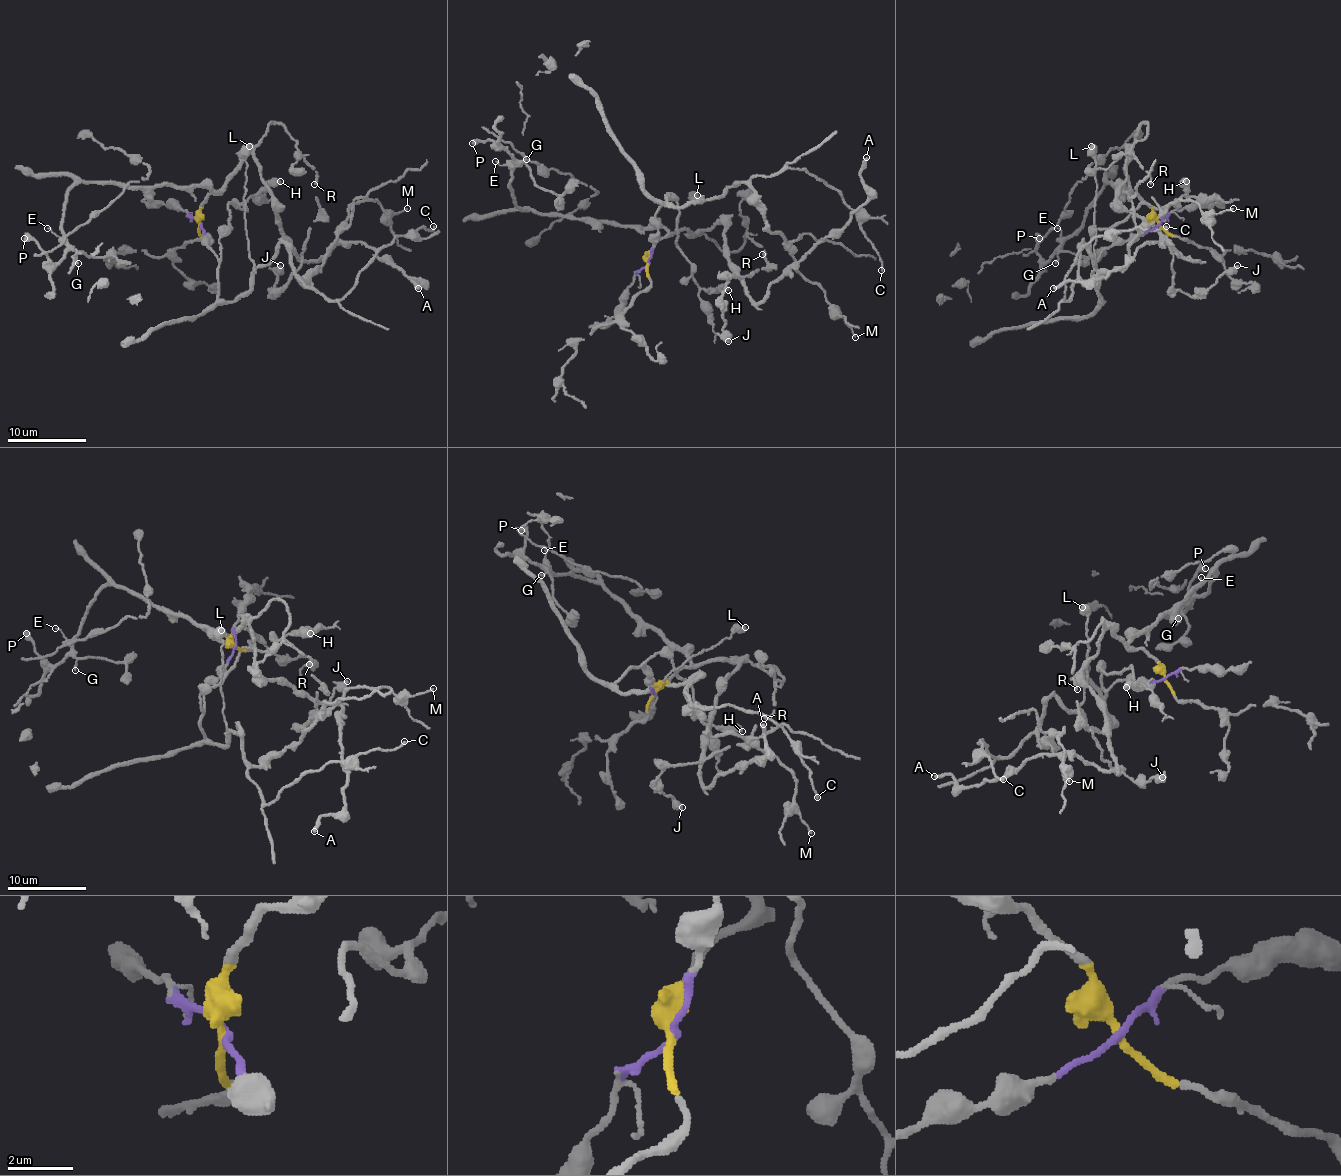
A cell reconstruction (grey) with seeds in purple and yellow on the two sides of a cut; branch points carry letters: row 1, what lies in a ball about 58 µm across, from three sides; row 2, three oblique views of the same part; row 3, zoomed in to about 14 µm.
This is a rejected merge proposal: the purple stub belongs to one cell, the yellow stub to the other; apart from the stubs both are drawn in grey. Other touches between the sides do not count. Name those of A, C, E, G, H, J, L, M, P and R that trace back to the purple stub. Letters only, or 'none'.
C, H, L, M

